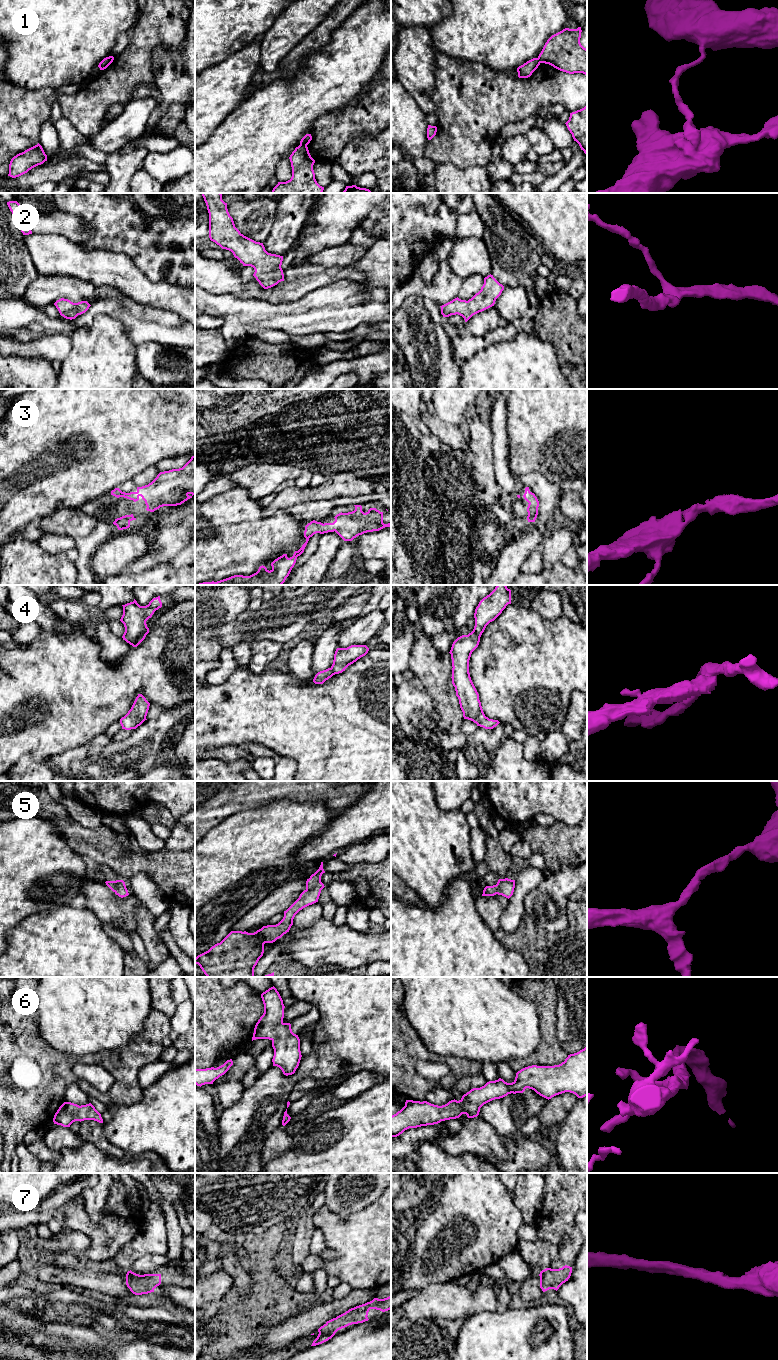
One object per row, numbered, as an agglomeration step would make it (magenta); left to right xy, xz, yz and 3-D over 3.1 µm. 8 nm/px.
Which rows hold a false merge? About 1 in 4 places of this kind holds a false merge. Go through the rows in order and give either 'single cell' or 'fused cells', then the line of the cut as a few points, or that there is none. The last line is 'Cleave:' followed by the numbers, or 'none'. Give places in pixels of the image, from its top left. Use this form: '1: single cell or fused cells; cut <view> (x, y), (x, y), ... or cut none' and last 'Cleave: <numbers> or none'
1: fused cells; cut xz (300, 143), (306, 145)
2: single cell; cut none
3: single cell; cut none
4: fused cells; cut xy (147, 627), (130, 644)
5: single cell; cut none
6: single cell; cut none
7: single cell; cut none
Cleave: 1, 4

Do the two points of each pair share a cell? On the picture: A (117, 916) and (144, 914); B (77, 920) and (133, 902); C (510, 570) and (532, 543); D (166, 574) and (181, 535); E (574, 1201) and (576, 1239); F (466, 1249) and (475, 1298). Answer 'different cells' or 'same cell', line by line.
A: different cells
B: different cells
C: same cell
D: different cells
E: same cell
F: different cells

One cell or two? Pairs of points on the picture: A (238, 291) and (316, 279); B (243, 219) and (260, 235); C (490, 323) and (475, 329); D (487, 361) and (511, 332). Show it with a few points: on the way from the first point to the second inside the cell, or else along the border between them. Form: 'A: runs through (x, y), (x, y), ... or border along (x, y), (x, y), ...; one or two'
A: runs through (257, 291), (260, 293), (280, 293), (297, 287); one
B: runs through (247, 222), (256, 231); one
C: runs through (486, 323), (479, 325); one
D: border along (522, 331), (511, 340), (498, 341), (482, 349); two

